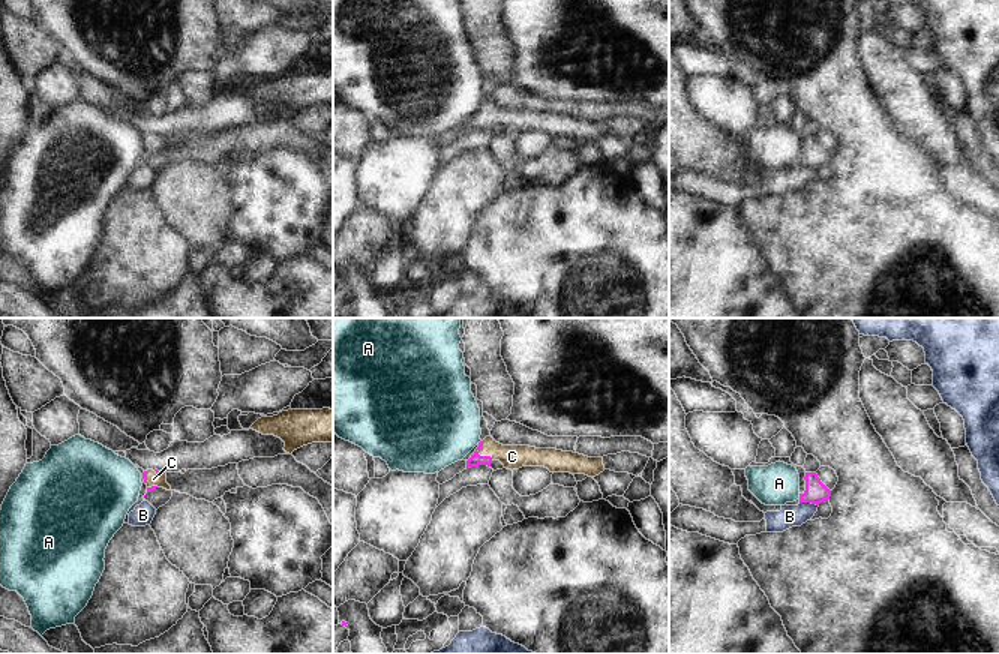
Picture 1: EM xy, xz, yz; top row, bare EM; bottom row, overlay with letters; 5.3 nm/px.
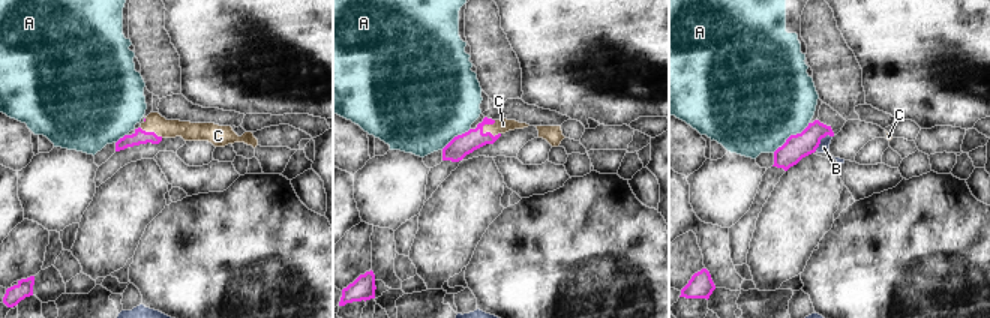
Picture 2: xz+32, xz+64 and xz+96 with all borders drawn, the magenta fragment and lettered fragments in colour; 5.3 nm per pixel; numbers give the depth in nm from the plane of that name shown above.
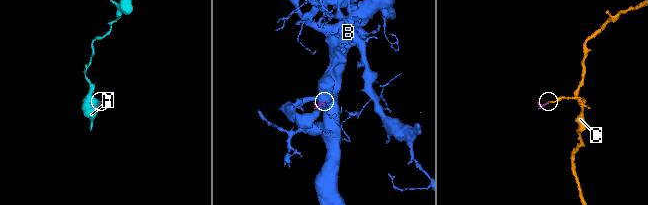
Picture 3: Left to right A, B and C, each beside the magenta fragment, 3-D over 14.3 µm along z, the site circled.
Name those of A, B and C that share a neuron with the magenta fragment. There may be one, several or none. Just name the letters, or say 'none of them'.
C

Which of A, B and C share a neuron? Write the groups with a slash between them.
A / B / C

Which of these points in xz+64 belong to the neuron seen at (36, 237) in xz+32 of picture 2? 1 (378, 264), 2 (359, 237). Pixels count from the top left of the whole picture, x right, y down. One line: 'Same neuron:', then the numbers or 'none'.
Same neuron: 2

